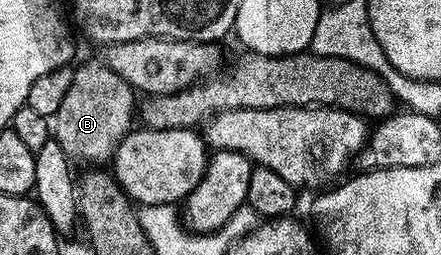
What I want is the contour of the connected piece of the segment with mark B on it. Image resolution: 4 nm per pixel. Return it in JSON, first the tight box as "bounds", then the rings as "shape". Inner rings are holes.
{"bounds":[50,61,138,164],"shape":[[[103,61],[77,65],[75,71],[70,92],[66,92],[66,100],[62,100],[62,108],[58,108],[50,130],[54,141],[62,144],[62,152],[73,163],[104,164],[116,153],[116,146],[128,135],[128,131],[133,129],[138,94]]]}

